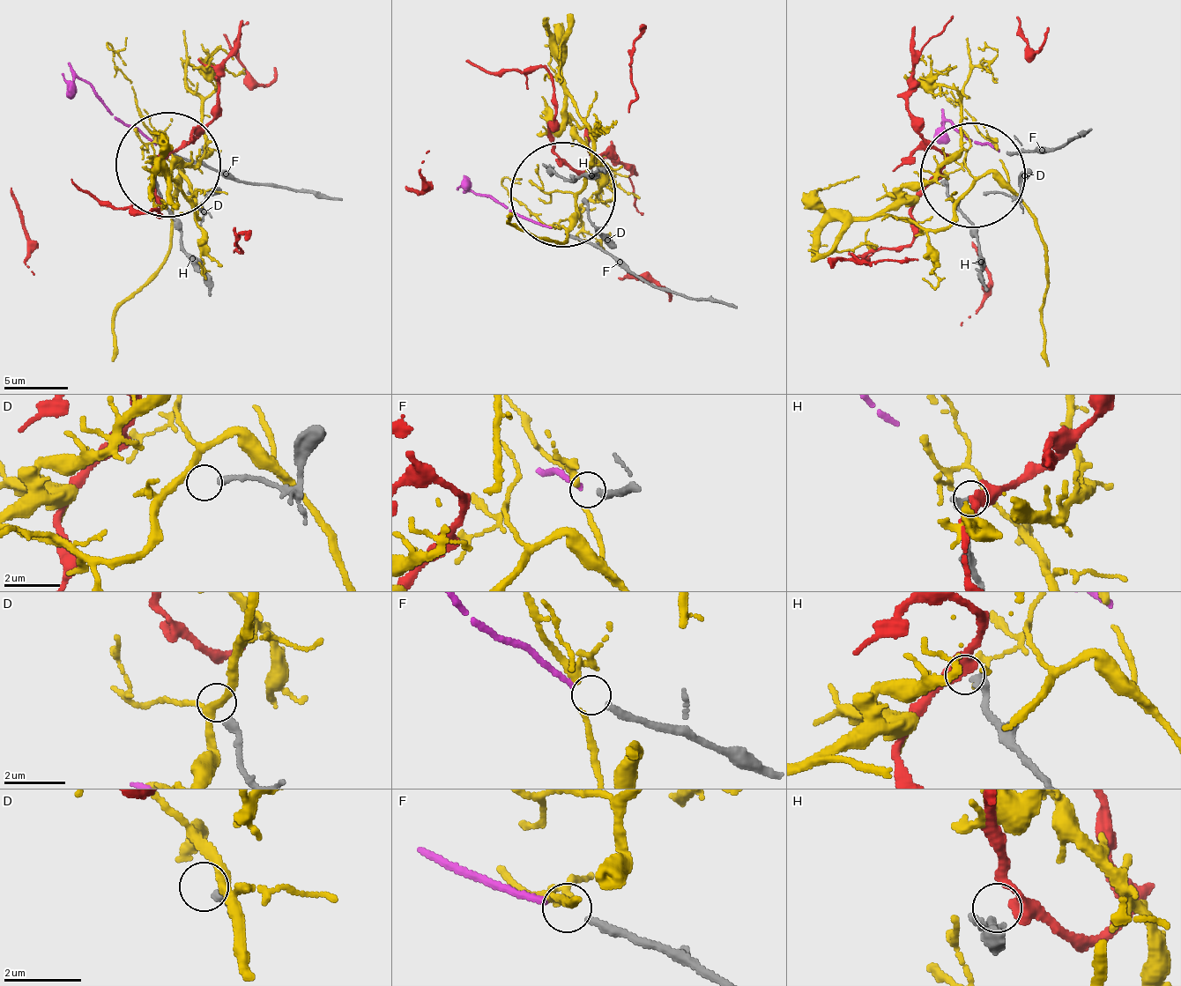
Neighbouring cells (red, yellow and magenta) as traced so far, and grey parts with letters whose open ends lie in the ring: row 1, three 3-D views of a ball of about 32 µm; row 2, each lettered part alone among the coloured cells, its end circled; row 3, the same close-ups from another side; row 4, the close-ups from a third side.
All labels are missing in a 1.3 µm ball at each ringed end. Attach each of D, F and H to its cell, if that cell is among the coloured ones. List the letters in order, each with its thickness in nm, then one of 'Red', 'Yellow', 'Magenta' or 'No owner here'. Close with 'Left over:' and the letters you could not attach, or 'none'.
D: Thickness 240 nm. No owner here
F: Thickness 200 nm. Magenta
H: Thickness 280 nm. Red
Left over: D

